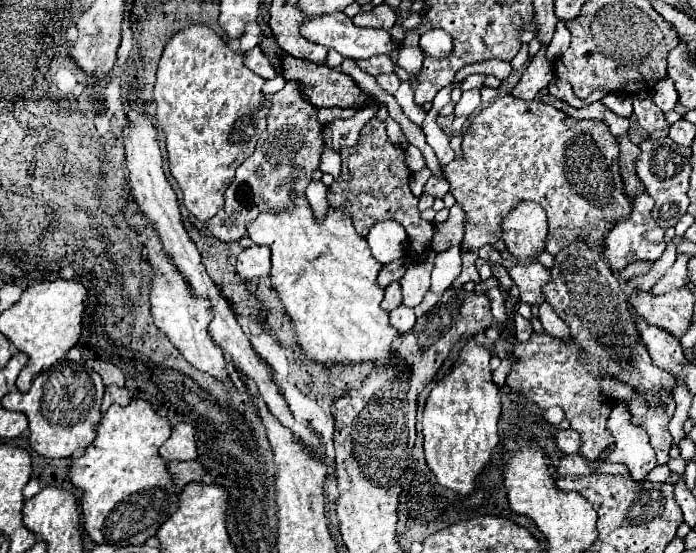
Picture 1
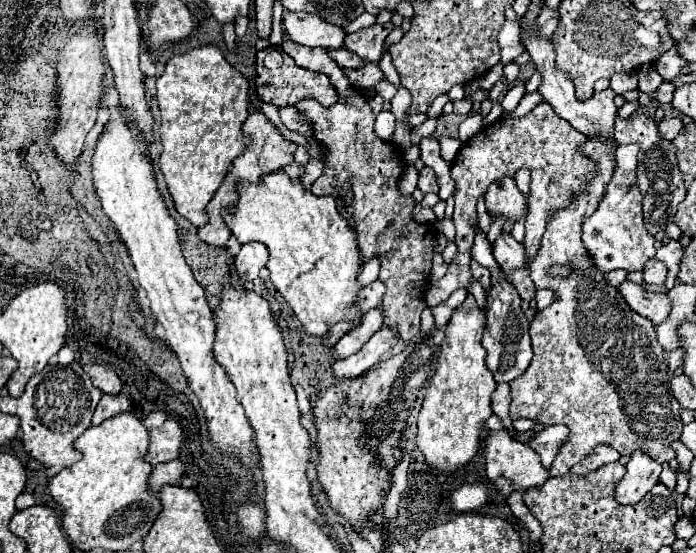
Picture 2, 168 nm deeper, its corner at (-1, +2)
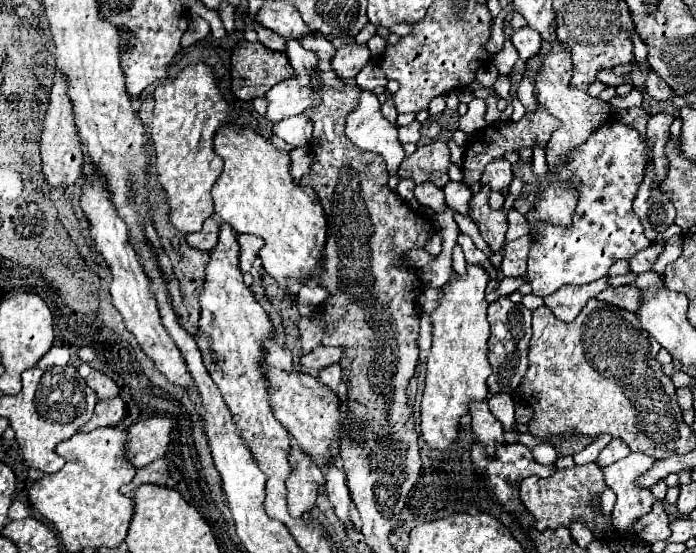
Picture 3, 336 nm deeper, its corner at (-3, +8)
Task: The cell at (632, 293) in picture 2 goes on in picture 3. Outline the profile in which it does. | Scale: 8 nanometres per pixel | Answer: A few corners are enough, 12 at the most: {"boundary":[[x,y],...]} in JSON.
{"boundary":[[605,288],[597,300],[635,312],[639,308],[639,288]]}

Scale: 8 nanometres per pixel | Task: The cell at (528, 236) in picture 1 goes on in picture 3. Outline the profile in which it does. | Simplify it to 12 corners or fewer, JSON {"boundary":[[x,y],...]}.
{"boundary":[[505,158],[485,166],[481,182],[491,190],[511,184],[511,162]]}

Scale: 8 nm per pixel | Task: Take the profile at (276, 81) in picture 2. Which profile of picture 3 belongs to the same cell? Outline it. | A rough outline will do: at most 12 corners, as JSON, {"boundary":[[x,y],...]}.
{"boundary":[[239,40],[231,90],[239,100],[265,96],[293,70],[283,52]]}

